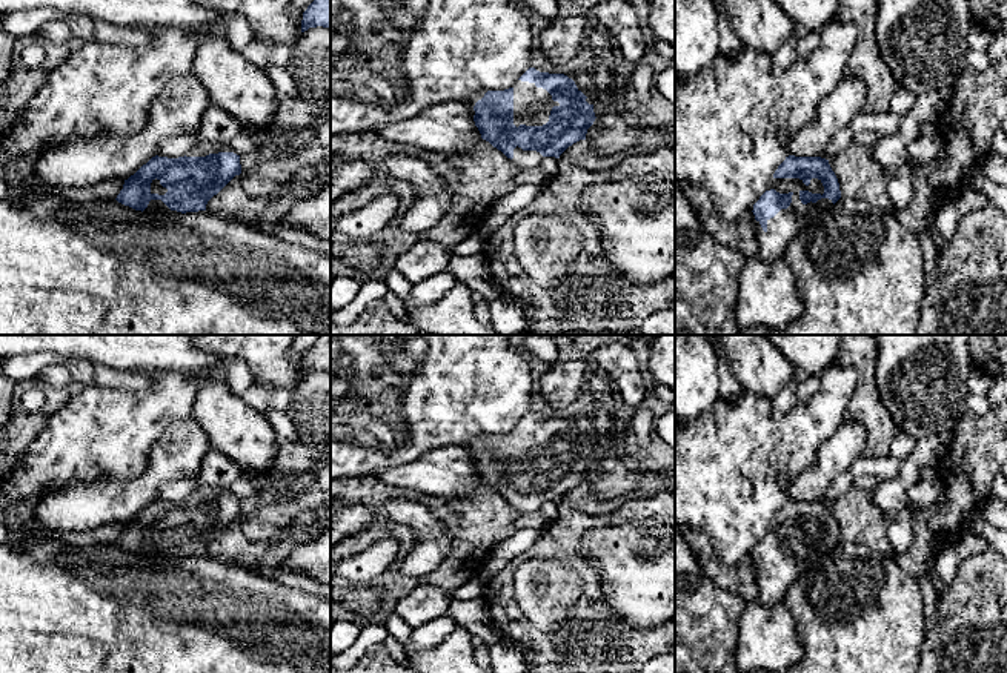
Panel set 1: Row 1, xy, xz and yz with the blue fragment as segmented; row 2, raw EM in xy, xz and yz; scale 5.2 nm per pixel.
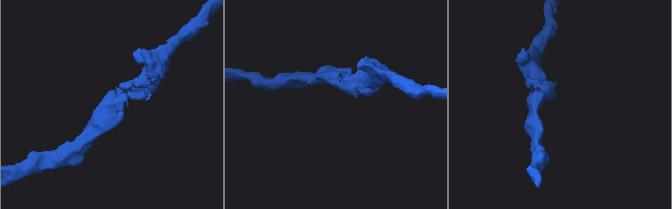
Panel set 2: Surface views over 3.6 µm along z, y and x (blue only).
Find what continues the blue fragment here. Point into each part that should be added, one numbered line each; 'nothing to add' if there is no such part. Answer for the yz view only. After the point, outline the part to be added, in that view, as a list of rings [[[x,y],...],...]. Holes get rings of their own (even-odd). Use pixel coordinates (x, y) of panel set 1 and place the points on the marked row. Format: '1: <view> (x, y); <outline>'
1: yz (787, 223); [[[773,178],[767,187],[767,191],[775,189],[779,194],[789,194],[792,192],[792,203],[787,209],[781,209],[773,218],[767,220],[767,230],[764,232],[759,221],[755,220],[755,215],[752,212],[753,221],[755,221],[755,234],[758,237],[758,257],[766,263],[773,263],[778,258],[784,257],[784,252],[790,241],[801,234],[813,220],[816,220],[819,215],[827,212],[833,203],[829,198],[821,198],[816,203],[807,203],[803,204],[799,200],[801,191],[809,191],[812,194],[824,194],[824,186],[821,180],[812,178],[810,184],[806,186],[803,180],[799,178]]]

